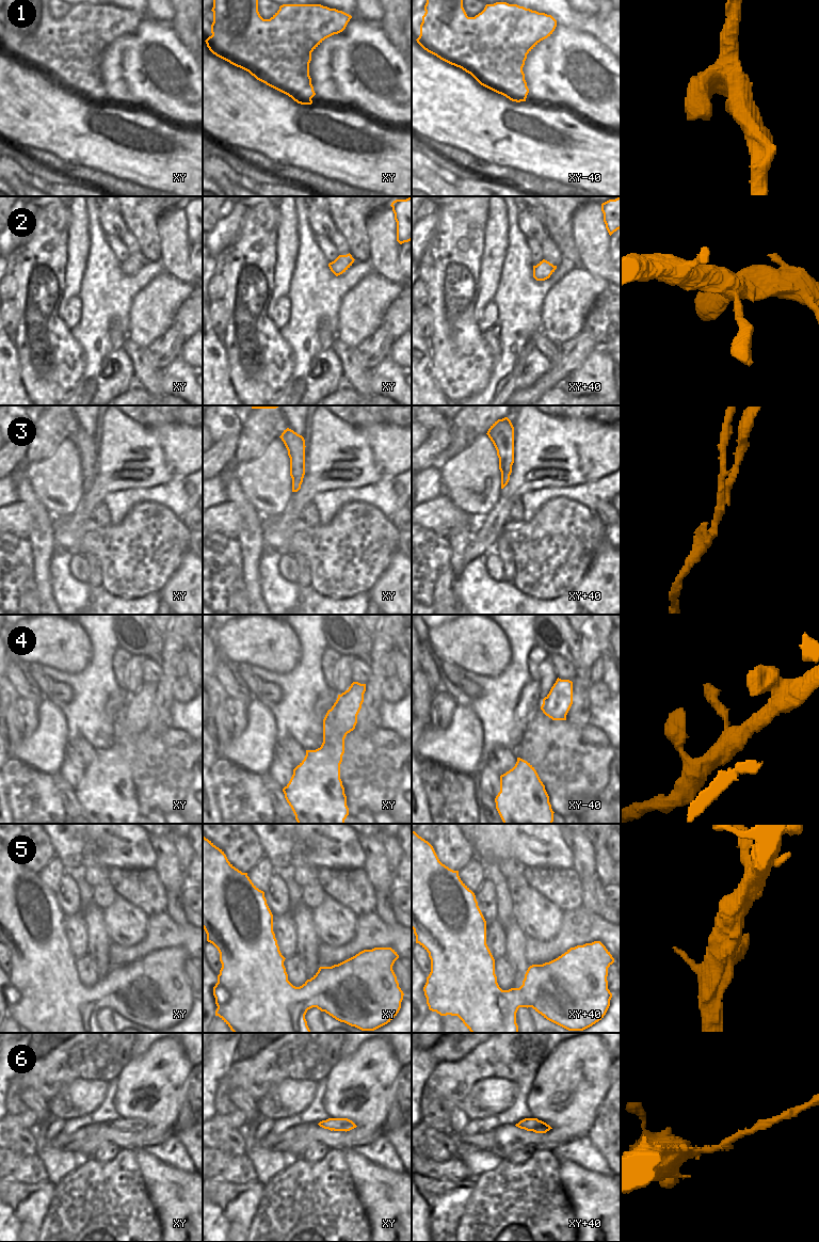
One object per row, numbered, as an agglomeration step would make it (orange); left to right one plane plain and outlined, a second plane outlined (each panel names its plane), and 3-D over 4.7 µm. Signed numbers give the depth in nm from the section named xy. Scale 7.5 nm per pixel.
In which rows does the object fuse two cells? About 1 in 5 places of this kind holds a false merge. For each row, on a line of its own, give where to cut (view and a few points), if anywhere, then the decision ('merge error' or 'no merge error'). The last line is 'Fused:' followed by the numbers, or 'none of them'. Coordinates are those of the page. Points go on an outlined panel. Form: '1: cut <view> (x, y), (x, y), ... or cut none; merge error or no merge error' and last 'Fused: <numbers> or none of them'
1: cut none; no merge error
2: cut none; no merge error
3: cut xy (290, 470), (298, 476), (303, 475); merge error
4: cut none; no merge error
5: cut none; no merge error
6: cut xy+40 (539, 1120), (543, 1132); merge error
Fused: 3, 6

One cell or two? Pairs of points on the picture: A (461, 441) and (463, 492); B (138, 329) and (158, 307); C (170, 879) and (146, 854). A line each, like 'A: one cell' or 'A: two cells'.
A: two cells
B: one cell
C: two cells

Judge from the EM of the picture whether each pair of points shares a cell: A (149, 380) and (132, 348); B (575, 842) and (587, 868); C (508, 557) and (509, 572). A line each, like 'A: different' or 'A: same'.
A: same
B: same
C: same

